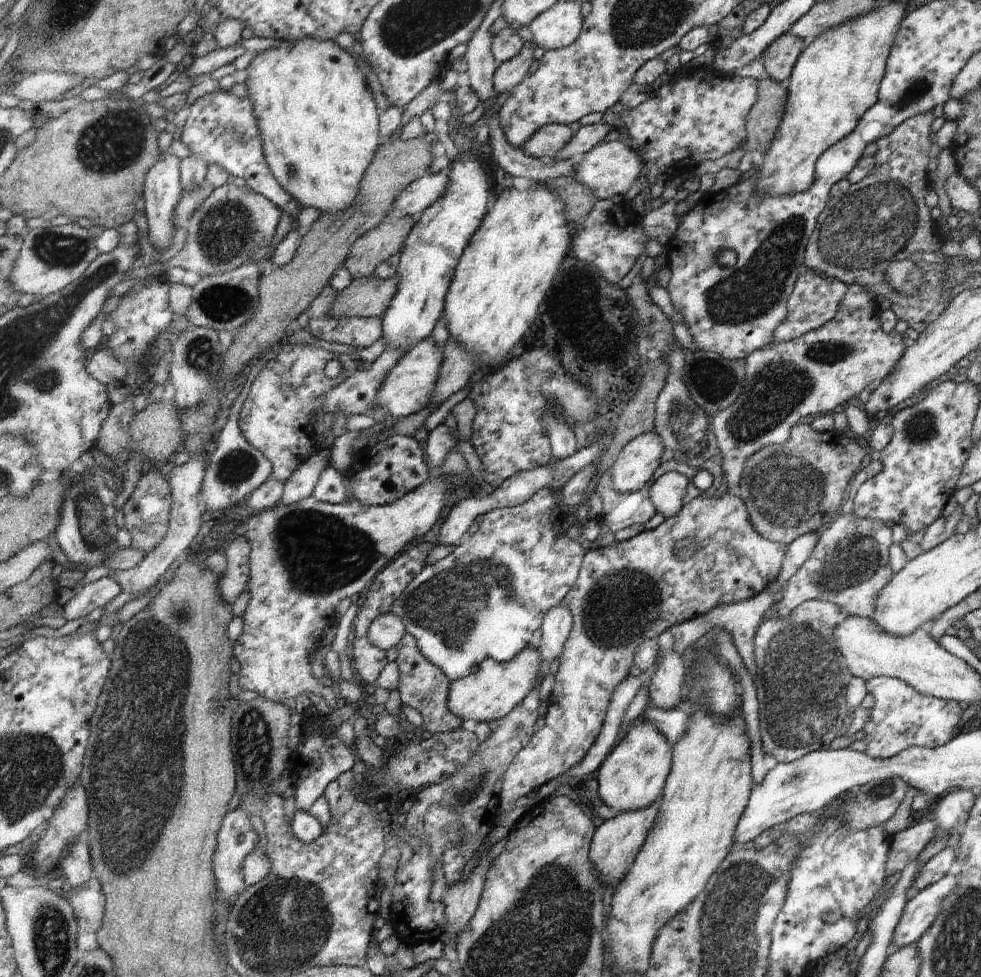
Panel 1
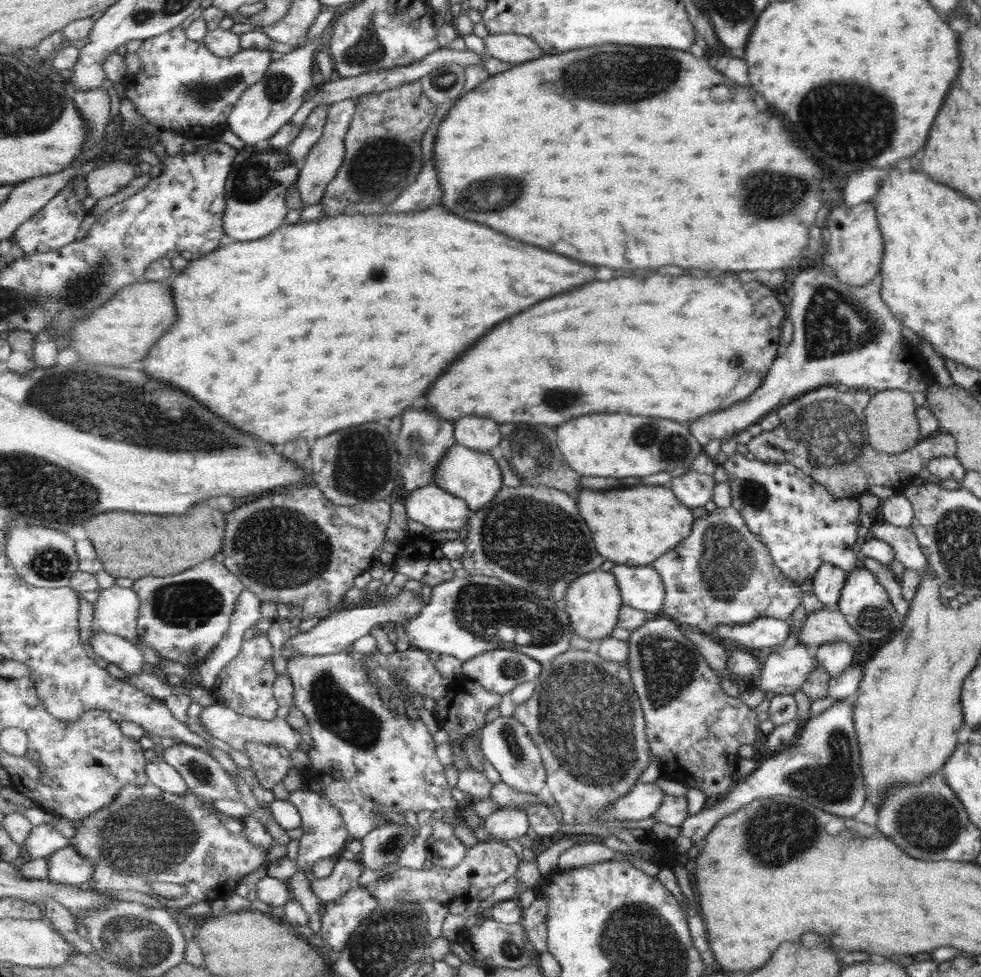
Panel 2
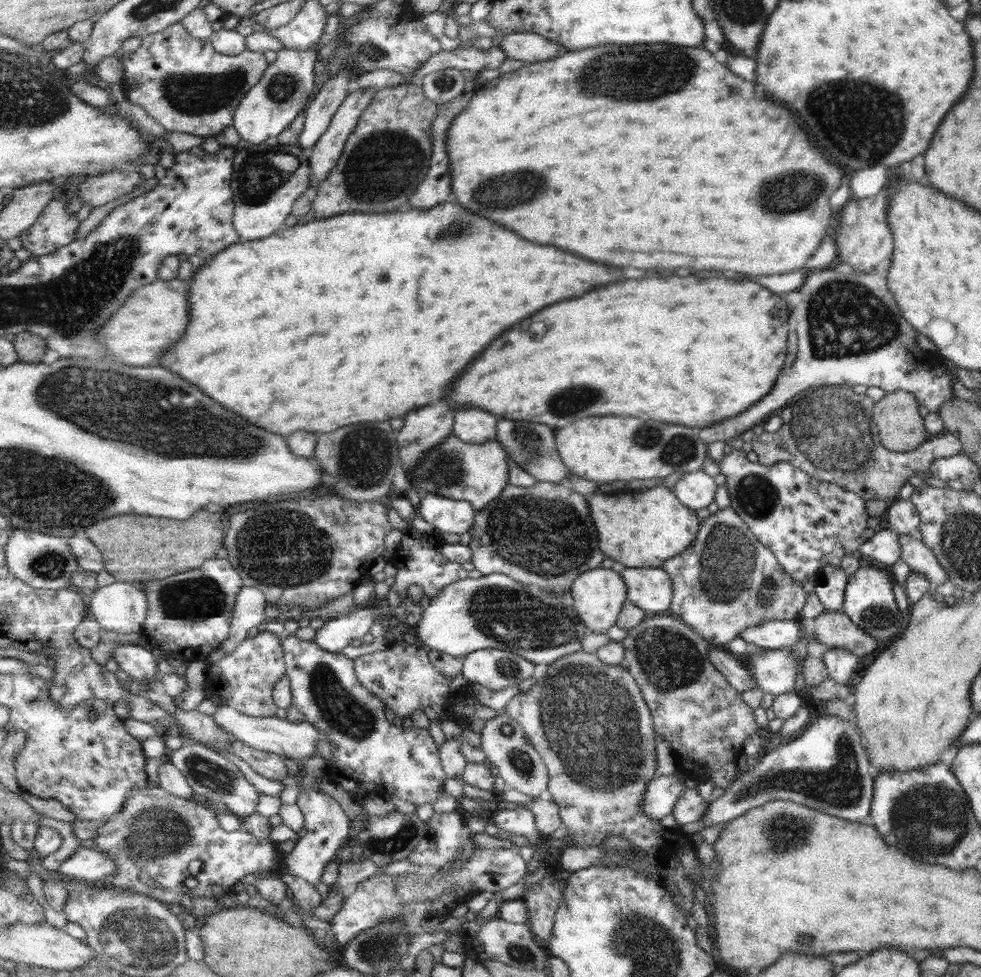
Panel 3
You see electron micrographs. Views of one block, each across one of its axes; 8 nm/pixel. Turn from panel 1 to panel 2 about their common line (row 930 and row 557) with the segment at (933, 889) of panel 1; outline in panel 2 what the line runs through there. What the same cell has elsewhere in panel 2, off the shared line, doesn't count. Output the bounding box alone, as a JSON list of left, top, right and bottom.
[869,524,931,574]

